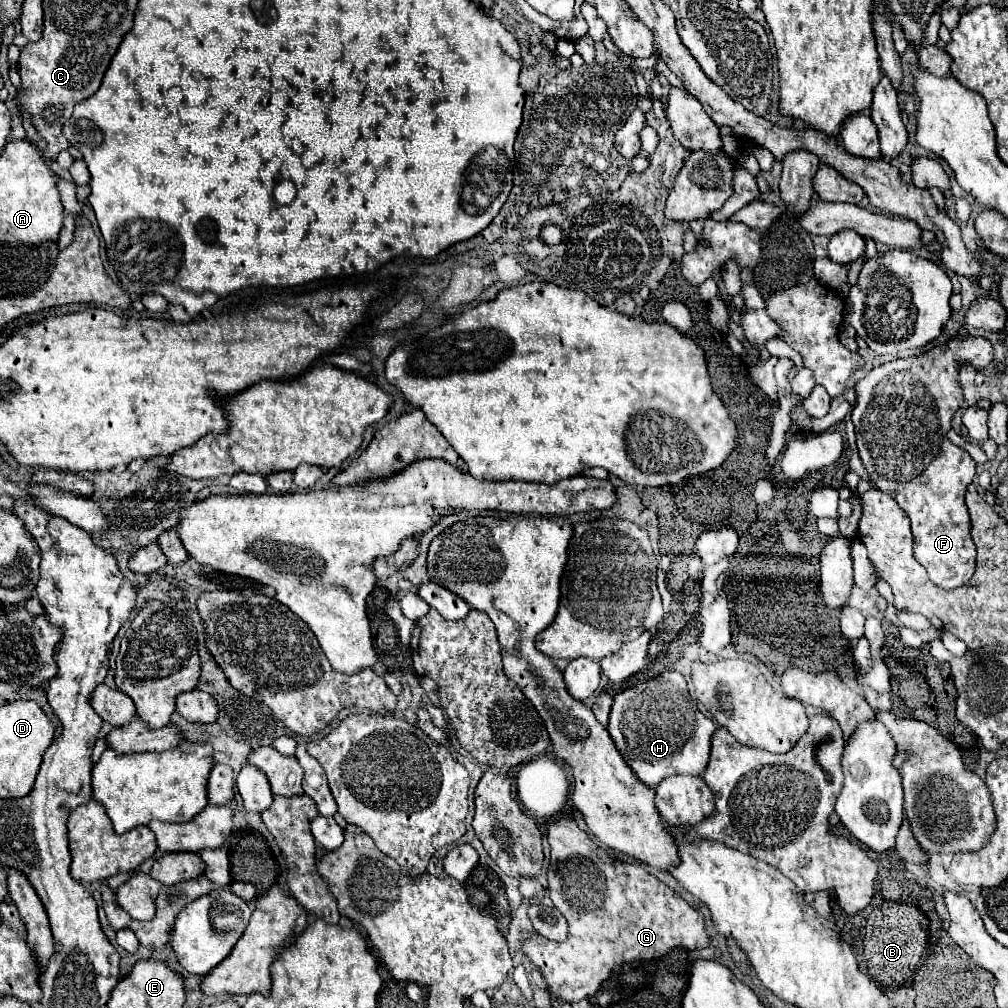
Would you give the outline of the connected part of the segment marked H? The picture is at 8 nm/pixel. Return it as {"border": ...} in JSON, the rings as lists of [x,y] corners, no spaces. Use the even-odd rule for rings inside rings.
{"border":[[[649,667],[639,673],[643,675],[645,683],[617,693],[607,727],[623,759],[629,763],[629,767],[633,767],[635,775],[649,787],[657,787],[665,777],[671,775],[703,775],[709,763],[711,735],[715,731],[713,719],[705,717],[697,709],[695,699],[689,695],[685,677],[681,673],[663,671],[663,667],[661,671],[653,671]]]}

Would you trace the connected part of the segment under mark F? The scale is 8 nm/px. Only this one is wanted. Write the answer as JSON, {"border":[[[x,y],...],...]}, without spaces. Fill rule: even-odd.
{"border":[[[955,337],[947,345],[933,347],[911,359],[897,359],[875,367],[863,377],[855,391],[857,403],[851,413],[855,425],[857,449],[873,485],[891,495],[911,519],[911,533],[915,539],[915,559],[927,569],[929,579],[941,589],[955,589],[965,585],[975,573],[975,545],[969,529],[969,509],[965,505],[967,487],[975,477],[975,461],[963,449],[953,445],[945,435],[951,429],[955,411],[963,405],[963,389],[959,385],[959,369],[969,363],[975,369],[985,369],[993,361],[993,345],[983,337]]]}

